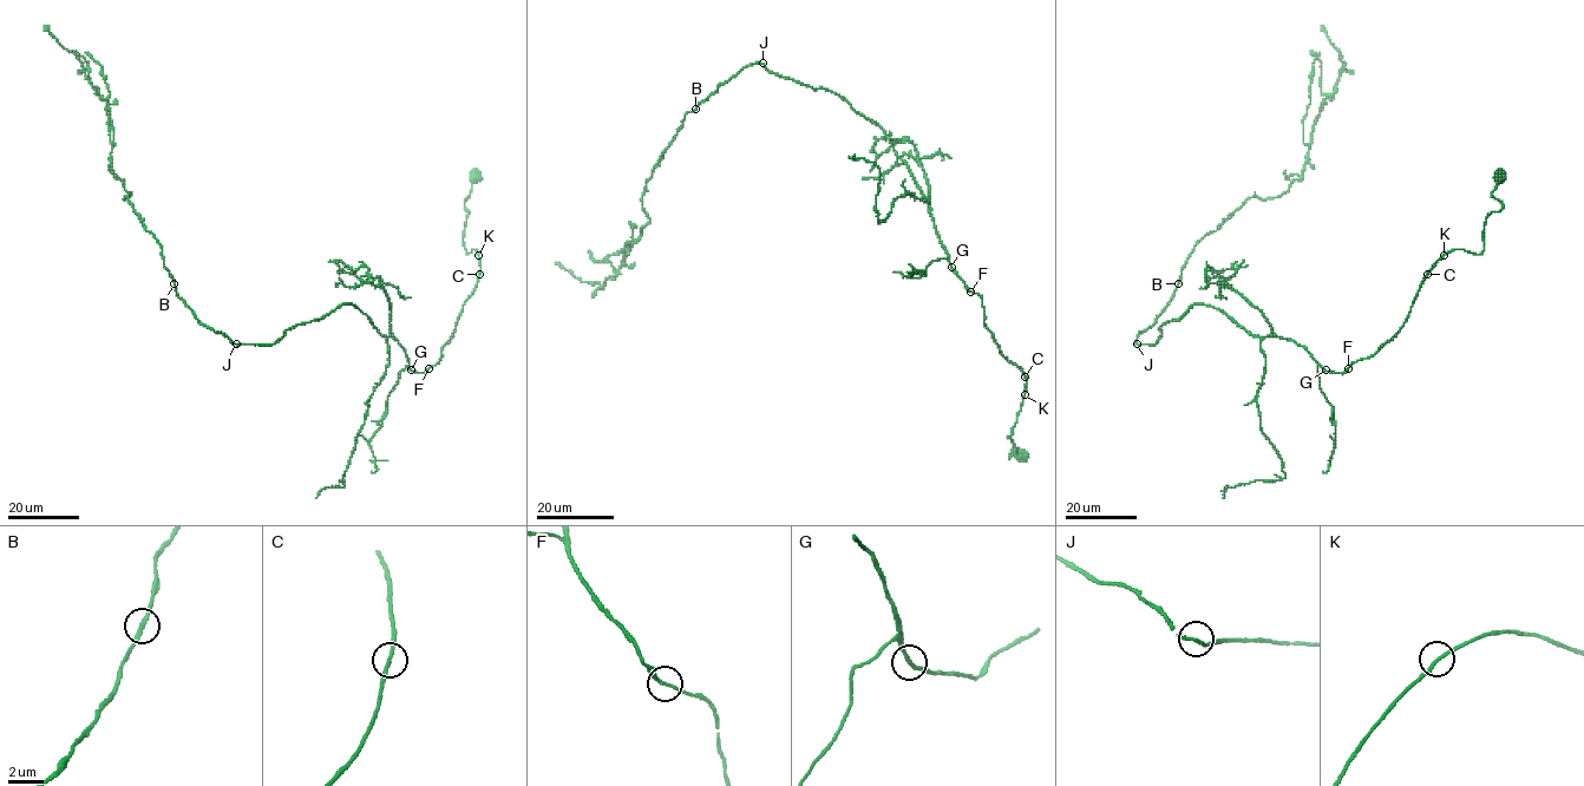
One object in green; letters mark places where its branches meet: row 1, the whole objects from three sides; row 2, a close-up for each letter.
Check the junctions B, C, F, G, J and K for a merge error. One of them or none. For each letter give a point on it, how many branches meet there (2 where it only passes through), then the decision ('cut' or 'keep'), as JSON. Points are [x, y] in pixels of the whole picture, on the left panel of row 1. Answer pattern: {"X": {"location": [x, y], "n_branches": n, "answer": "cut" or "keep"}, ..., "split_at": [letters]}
{"B": {"location": [174, 283], "n_branches": 2, "answer": "keep"}, "C": {"location": [479, 274], "n_branches": 2, "answer": "keep"}, "F": {"location": [429, 368], "n_branches": 2, "answer": "keep"}, "G": {"location": [411, 369], "n_branches": 2, "answer": "keep"}, "J": {"location": [236, 344], "n_branches": 1, "answer": "keep"}, "K": {"location": [478, 255], "n_branches": 2, "answer": "keep"}, "split_at": []}

